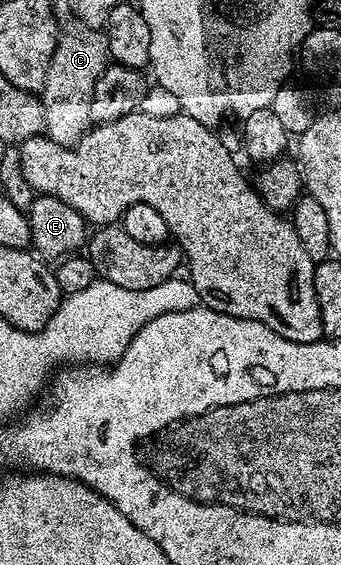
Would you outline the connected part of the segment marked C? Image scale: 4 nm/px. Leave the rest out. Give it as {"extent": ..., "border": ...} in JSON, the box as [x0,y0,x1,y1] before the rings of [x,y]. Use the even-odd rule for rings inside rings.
{"extent":[39,24,110,146],"border":[[[77,24],[74,30],[58,33],[55,56],[47,68],[45,86],[39,91],[45,112],[45,134],[61,146],[77,145],[91,129],[91,102],[96,81],[110,65],[109,45],[100,29]]]}

